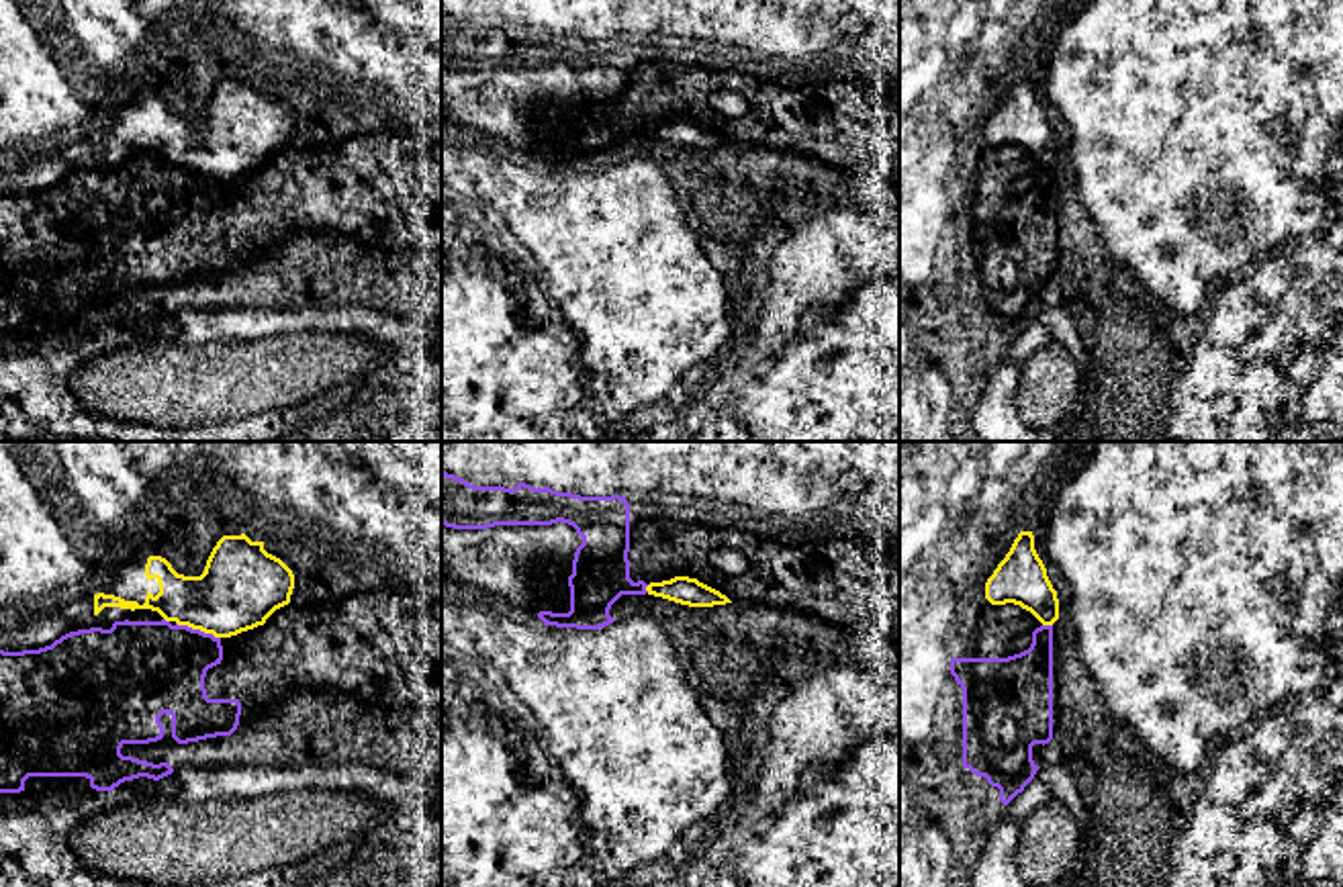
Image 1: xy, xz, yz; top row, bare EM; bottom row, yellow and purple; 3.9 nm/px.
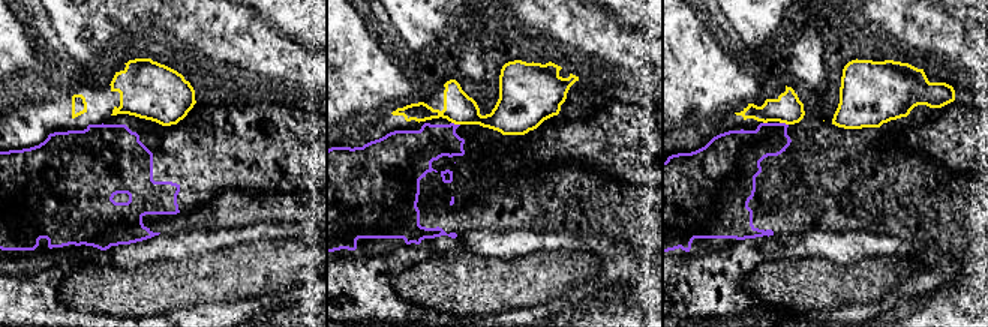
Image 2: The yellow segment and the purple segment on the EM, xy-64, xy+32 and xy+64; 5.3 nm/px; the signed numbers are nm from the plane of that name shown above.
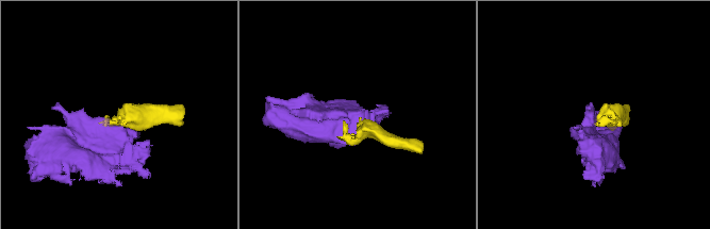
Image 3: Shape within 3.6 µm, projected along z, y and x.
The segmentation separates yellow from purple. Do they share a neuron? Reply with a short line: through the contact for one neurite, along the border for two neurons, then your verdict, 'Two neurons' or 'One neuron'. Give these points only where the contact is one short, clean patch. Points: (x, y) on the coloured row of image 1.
Two neurons

